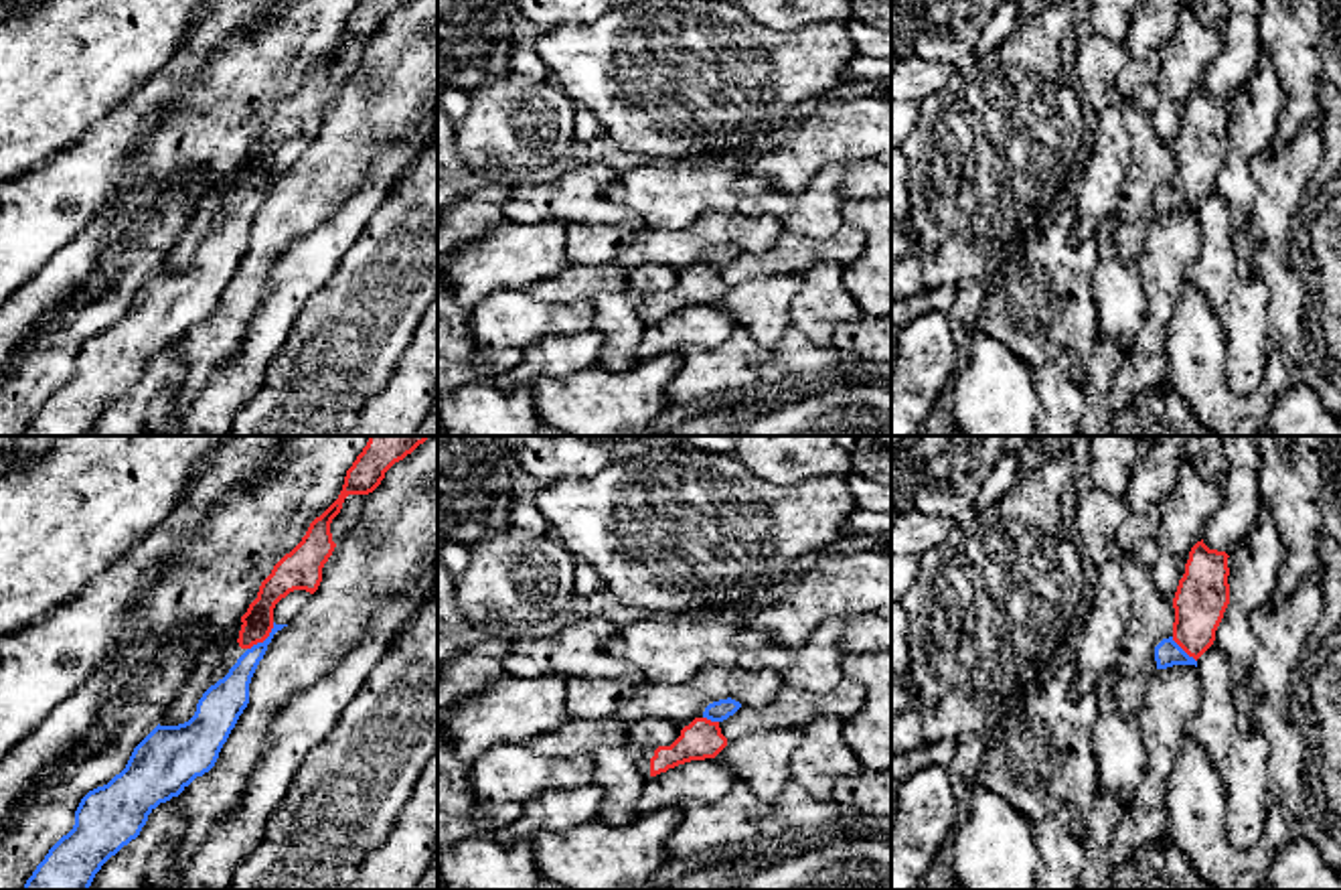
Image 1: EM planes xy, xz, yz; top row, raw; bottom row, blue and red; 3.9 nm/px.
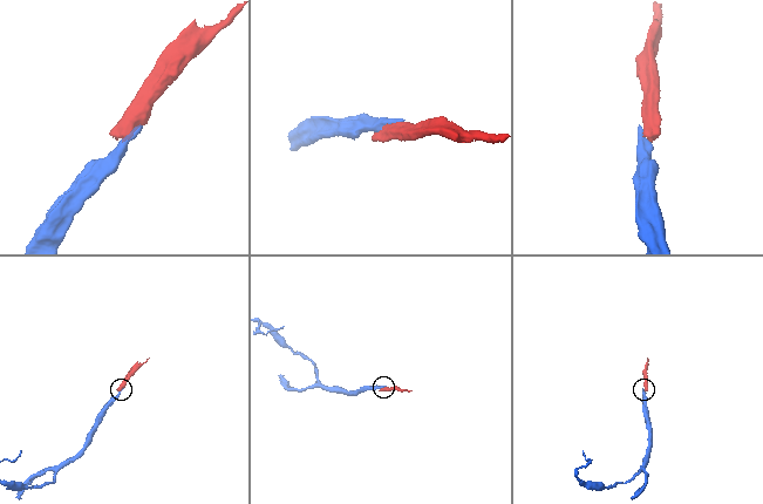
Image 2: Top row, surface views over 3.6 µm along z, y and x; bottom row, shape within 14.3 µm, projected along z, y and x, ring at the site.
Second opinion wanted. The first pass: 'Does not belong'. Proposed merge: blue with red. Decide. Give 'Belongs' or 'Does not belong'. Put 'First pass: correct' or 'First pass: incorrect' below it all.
Belongs
First pass: incorrect

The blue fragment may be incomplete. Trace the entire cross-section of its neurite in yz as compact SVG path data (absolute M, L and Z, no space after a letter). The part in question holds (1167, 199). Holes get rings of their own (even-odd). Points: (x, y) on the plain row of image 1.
M1197 87L1179 126L1173 154L1173 180L1155 193L1157 215L1195 211L1213 191L1215 176L1230 150L1228 99Z

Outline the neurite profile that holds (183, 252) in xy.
M239 166L215 193L201 199L188 225L164 253L160 272L178 272L194 262L199 245L211 233L215 213L223 205L227 193L239 184L241 170Z

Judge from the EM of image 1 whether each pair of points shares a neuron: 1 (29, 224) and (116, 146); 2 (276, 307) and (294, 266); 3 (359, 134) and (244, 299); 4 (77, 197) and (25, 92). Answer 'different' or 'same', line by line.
1: same
2: same
3: same
4: different

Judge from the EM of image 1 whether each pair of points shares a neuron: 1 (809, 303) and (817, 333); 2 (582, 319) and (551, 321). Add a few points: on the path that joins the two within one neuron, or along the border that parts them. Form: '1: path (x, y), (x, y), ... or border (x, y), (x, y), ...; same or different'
1: path (815, 311), (817, 325); same
2: path (574, 319), (560, 319); same

